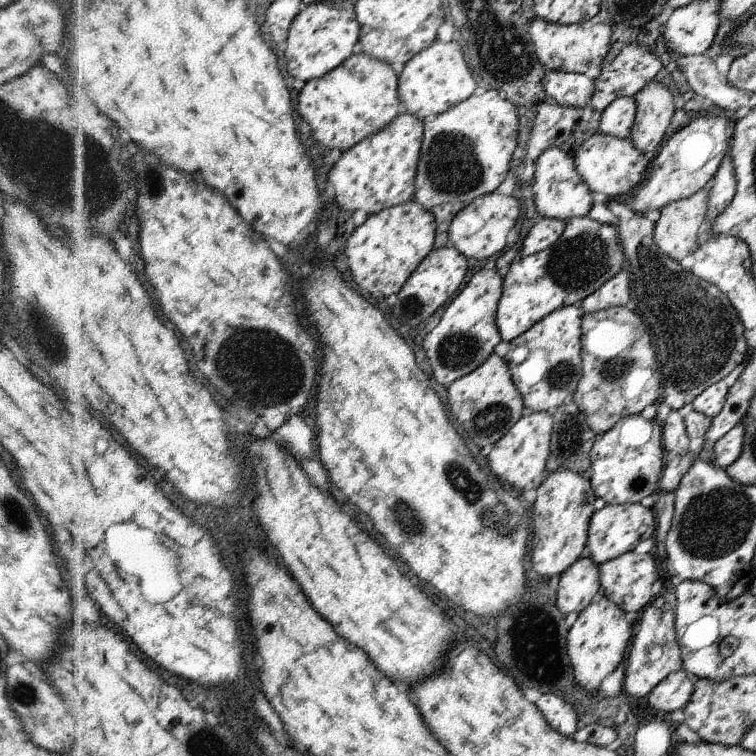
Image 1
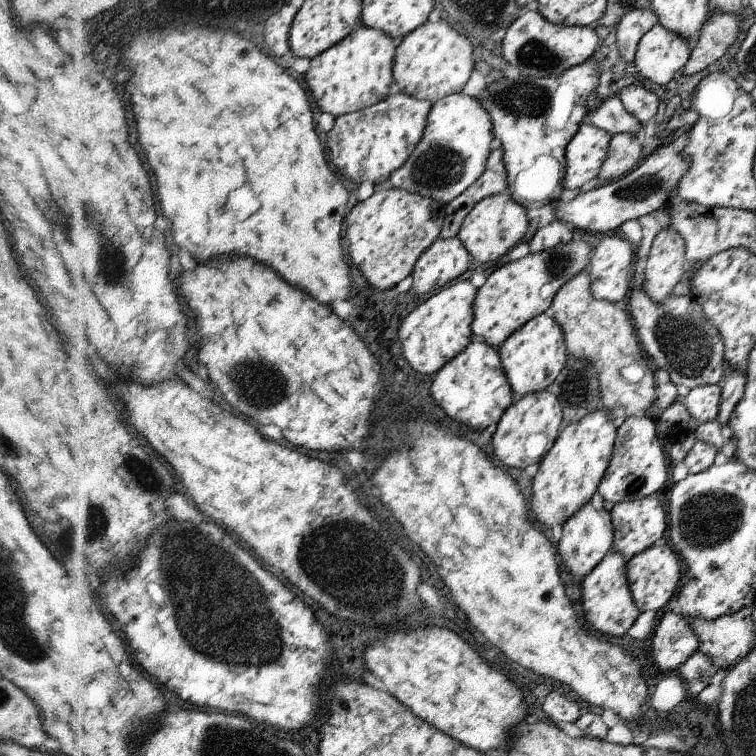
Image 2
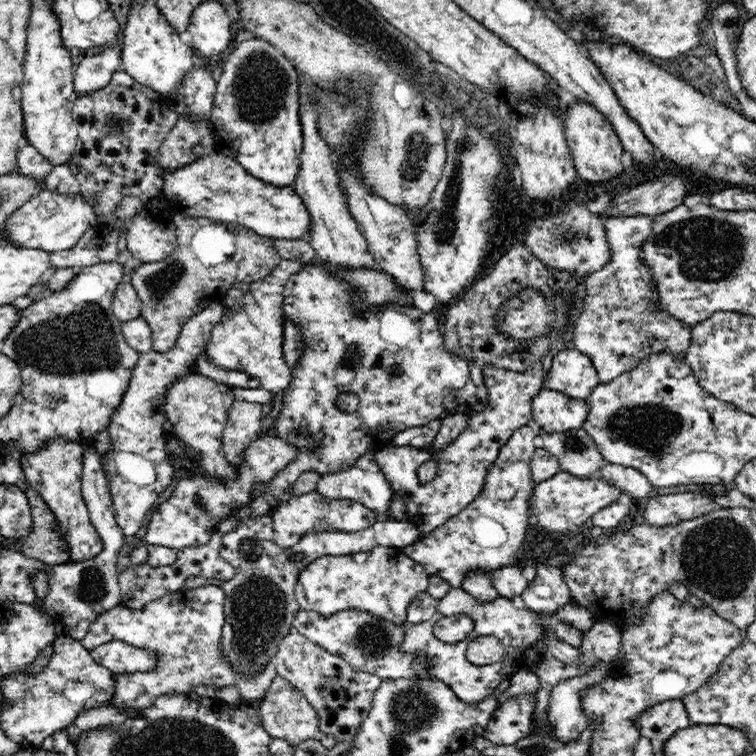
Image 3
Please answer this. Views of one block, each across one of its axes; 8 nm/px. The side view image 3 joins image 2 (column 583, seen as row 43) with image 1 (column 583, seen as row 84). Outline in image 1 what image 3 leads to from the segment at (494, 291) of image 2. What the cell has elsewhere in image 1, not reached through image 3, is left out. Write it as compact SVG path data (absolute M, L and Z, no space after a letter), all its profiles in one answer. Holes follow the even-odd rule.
M587 216L573 217L567 222L565 233L556 244L510 265L508 274L504 277L504 296L497 310L497 326L500 328L502 341L515 341L526 333L526 330L542 321L542 318L549 317L554 310L585 301L590 294L605 286L614 274L618 274L620 268L624 268L624 260L625 250L620 246L616 226L600 224Z

